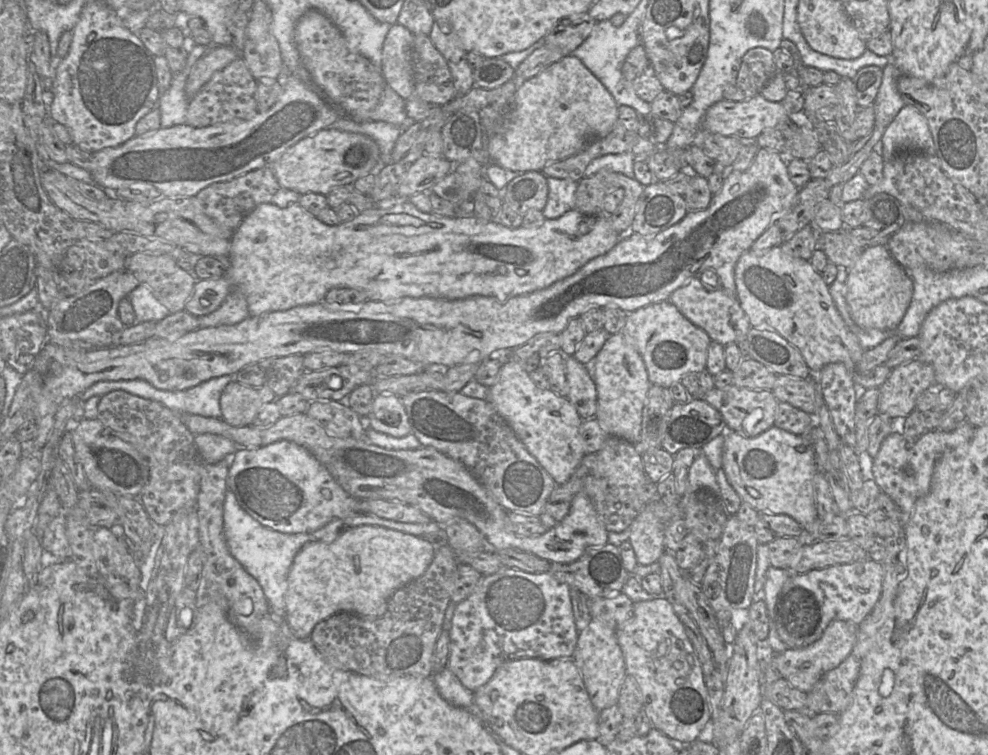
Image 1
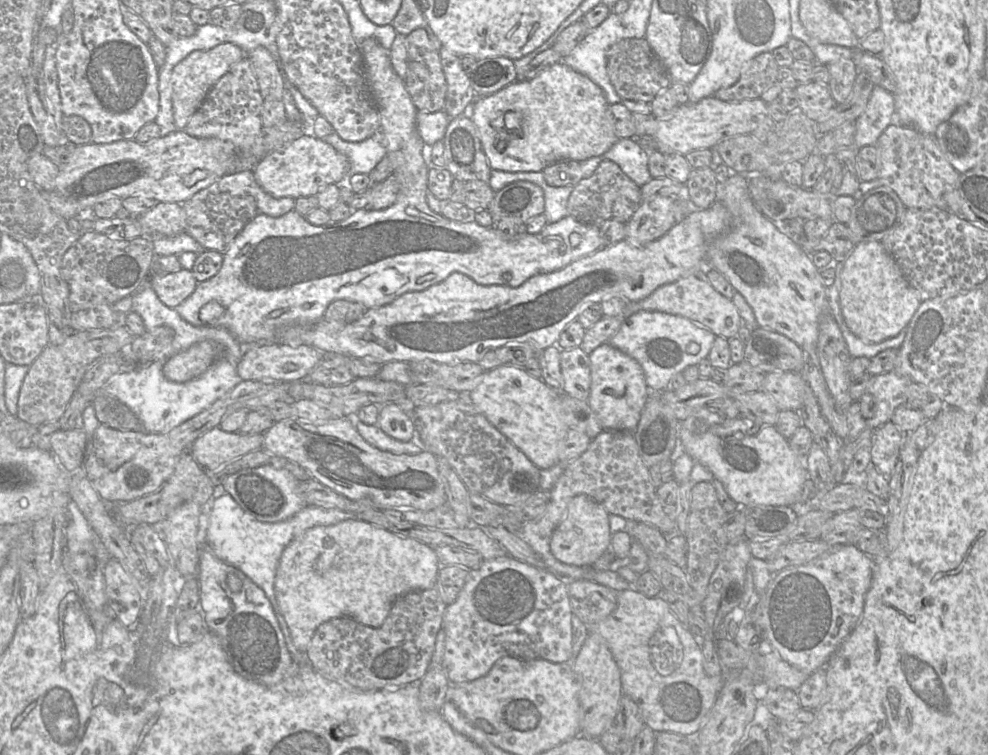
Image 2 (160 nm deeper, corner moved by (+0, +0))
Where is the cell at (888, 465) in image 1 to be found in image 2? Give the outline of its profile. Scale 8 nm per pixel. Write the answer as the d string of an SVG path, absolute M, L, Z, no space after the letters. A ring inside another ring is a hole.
M888 421L874 431L871 464L886 477L890 477L900 453L904 434L892 422Z

